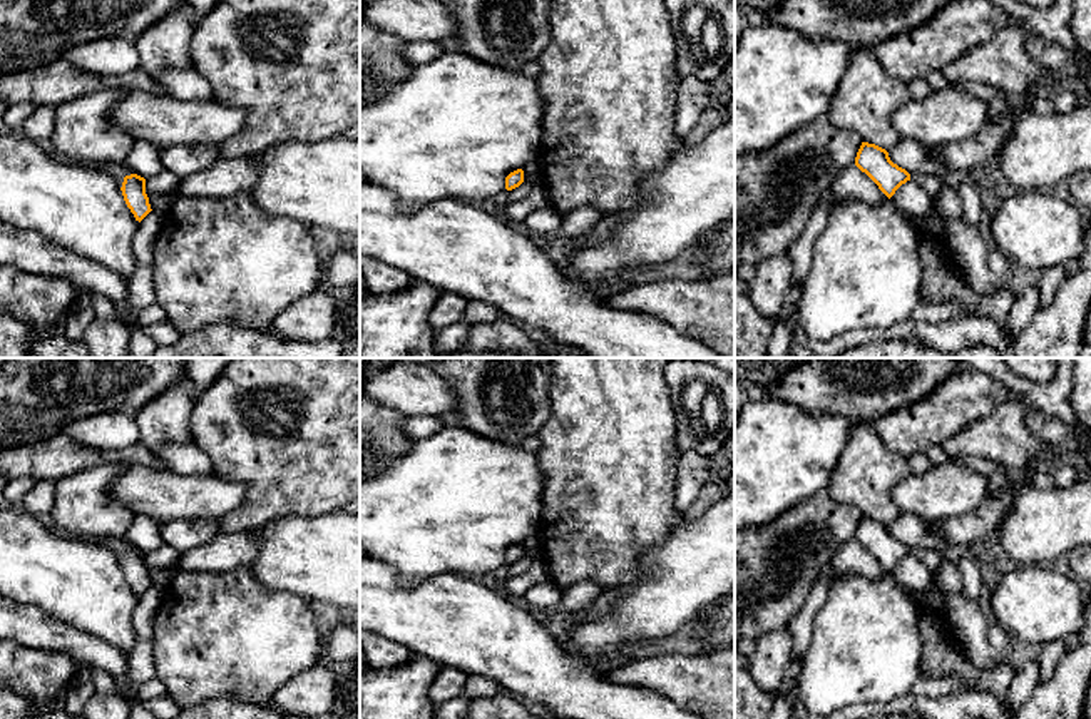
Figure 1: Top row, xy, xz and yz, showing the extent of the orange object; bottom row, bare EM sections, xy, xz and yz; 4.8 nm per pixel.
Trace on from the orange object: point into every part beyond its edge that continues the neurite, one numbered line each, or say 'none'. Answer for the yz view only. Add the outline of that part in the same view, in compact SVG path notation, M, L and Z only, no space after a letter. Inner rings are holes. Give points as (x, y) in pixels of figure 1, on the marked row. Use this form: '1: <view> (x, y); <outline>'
none

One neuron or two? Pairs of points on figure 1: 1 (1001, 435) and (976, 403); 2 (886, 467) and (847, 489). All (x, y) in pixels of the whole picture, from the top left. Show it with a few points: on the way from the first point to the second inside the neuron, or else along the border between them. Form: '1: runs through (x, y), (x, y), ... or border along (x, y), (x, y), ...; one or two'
1: border along (1023, 400), (1003, 400), (952, 435); two
2: runs through (875, 469), (857, 480); one

